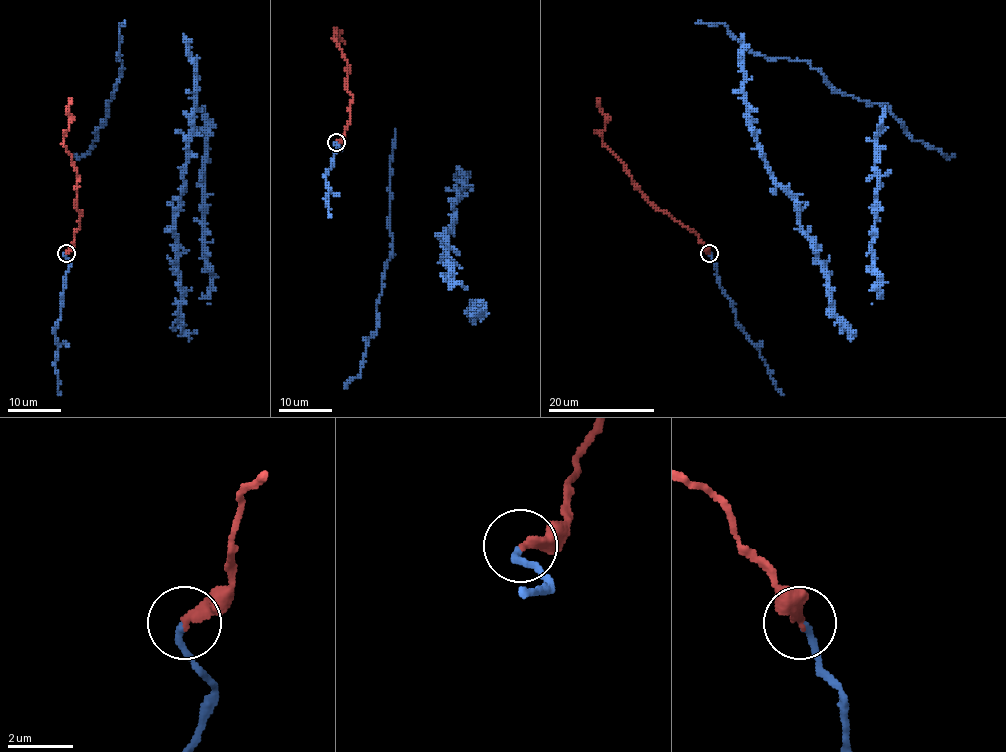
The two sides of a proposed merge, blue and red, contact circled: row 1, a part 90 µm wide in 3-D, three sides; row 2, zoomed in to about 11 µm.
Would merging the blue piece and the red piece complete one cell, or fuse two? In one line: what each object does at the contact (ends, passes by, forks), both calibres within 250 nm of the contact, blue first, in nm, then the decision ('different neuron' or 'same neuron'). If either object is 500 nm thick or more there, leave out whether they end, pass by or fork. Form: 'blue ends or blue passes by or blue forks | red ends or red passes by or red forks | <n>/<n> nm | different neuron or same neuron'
blue ends | red ends | 220/320 nm | same neuron

